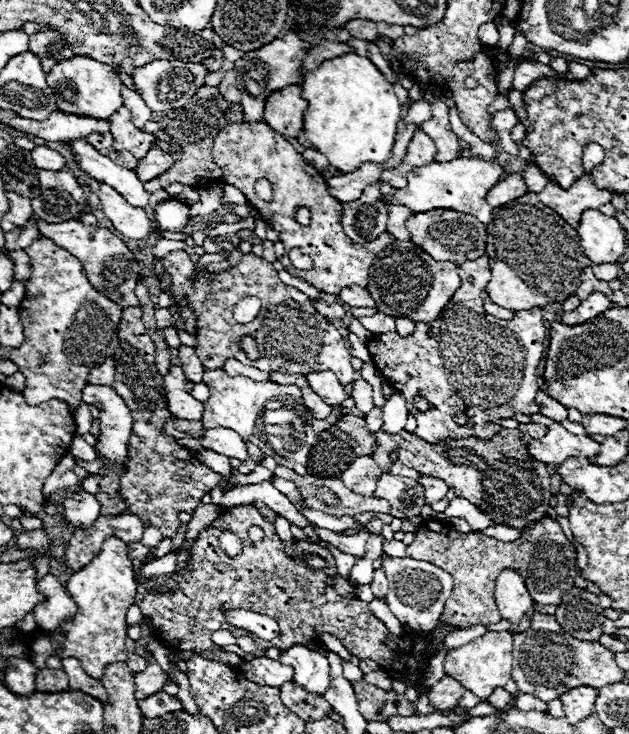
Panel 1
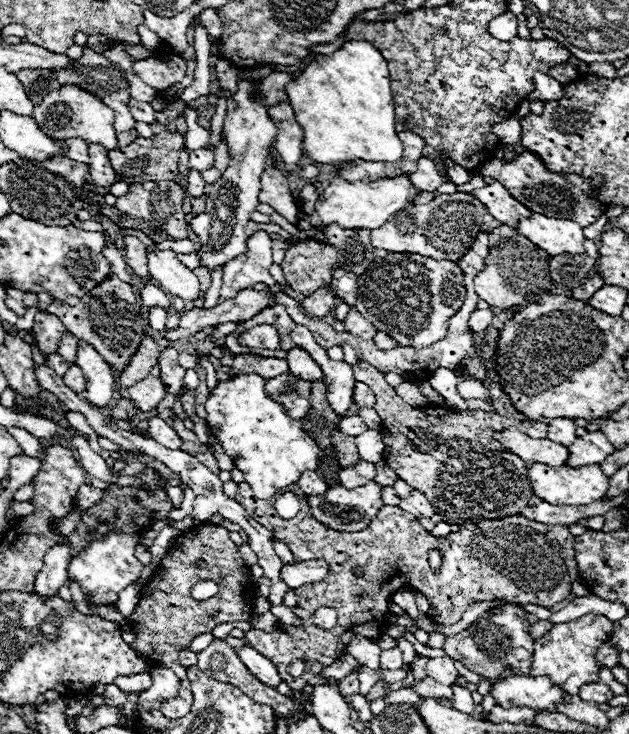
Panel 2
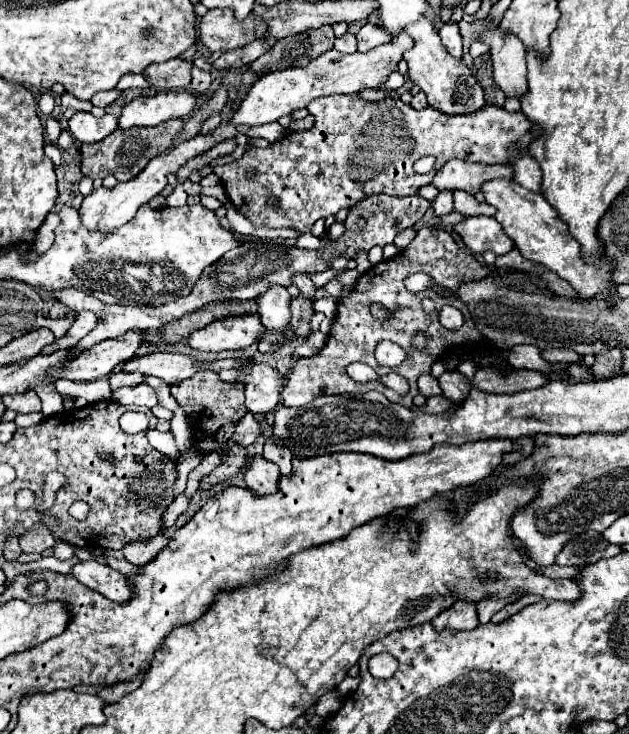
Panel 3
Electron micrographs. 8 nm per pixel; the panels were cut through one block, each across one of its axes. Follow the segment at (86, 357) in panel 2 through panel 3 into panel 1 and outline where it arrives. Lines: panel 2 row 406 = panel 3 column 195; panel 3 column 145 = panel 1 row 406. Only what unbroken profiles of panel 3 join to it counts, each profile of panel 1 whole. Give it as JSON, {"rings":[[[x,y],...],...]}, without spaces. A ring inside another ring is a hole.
{"rings":[[[86,384],[82,400],[94,404],[100,410],[100,436],[96,450],[108,464],[118,470],[128,466],[128,438],[132,434],[132,414],[124,400],[110,386]]]}

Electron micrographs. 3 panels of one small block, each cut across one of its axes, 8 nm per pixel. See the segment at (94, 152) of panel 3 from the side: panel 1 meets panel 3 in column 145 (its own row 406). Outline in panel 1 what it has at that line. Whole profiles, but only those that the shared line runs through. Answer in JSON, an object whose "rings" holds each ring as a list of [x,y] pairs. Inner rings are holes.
{"rings":[[[124,308],[118,326],[120,350],[116,358],[116,380],[114,390],[124,398],[134,418],[134,430],[128,444],[130,468],[120,476],[120,496],[124,498],[128,512],[142,518],[146,526],[158,528],[164,538],[172,538],[182,526],[178,520],[180,512],[192,514],[204,492],[216,484],[226,485],[227,480],[204,466],[196,456],[180,446],[176,438],[164,434],[164,424],[172,420],[164,406],[164,376],[154,364],[154,342],[148,336],[142,322],[142,308]]]}

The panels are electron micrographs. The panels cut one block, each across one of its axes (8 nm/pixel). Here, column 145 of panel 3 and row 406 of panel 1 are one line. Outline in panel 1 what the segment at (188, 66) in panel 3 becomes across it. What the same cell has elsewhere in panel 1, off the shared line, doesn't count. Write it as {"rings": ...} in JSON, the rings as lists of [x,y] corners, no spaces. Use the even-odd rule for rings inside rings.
{"rings":[[[36,238],[26,248],[26,254],[30,256],[30,278],[24,282],[26,298],[18,307],[22,314],[24,344],[14,352],[14,364],[28,380],[22,394],[28,404],[42,404],[52,398],[64,400],[70,404],[70,410],[76,412],[92,366],[100,366],[100,362],[104,362],[108,356],[114,356],[116,348],[120,346],[116,330],[120,324],[122,306],[94,290],[82,270],[82,262],[64,248],[58,248],[50,238]]]}

